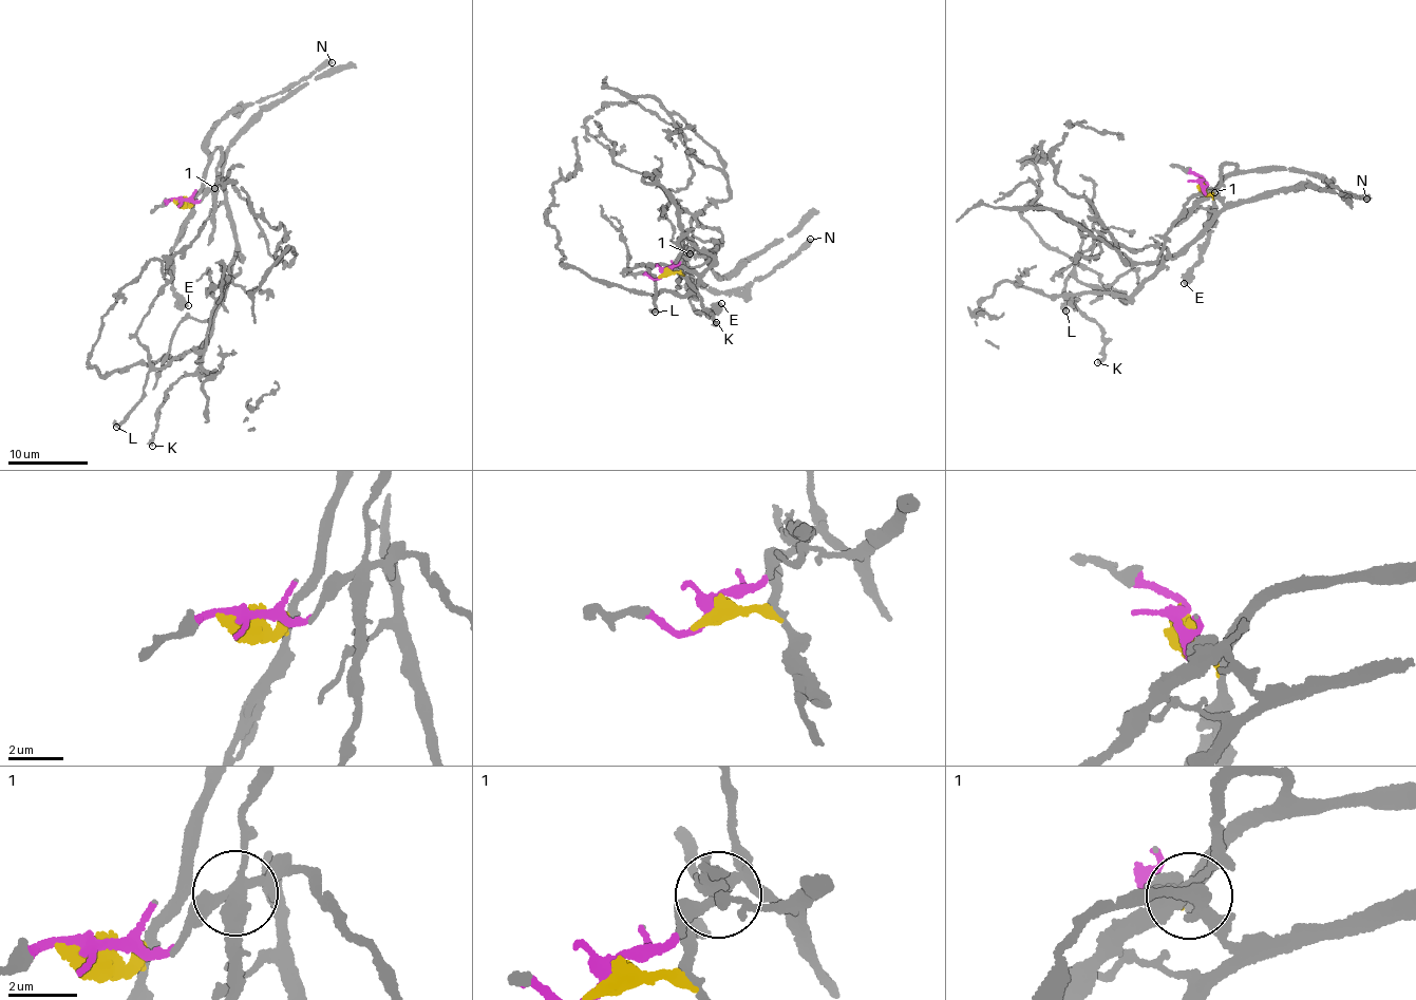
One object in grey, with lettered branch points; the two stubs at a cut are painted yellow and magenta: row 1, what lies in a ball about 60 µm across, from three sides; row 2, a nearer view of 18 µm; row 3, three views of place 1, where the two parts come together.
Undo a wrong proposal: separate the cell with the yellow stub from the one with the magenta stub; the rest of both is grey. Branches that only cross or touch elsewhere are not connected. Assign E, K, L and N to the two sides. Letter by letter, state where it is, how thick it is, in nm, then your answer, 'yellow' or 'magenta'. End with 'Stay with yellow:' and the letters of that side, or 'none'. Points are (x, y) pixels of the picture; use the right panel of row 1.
E: place (1184, 283); calibre 400 nm; yellow
K: place (1097, 362); calibre 320 nm; magenta
L: place (1065, 310); calibre 360 nm; magenta
N: place (1366, 199); calibre 500 nm; yellow
Stay with yellow: E, N

